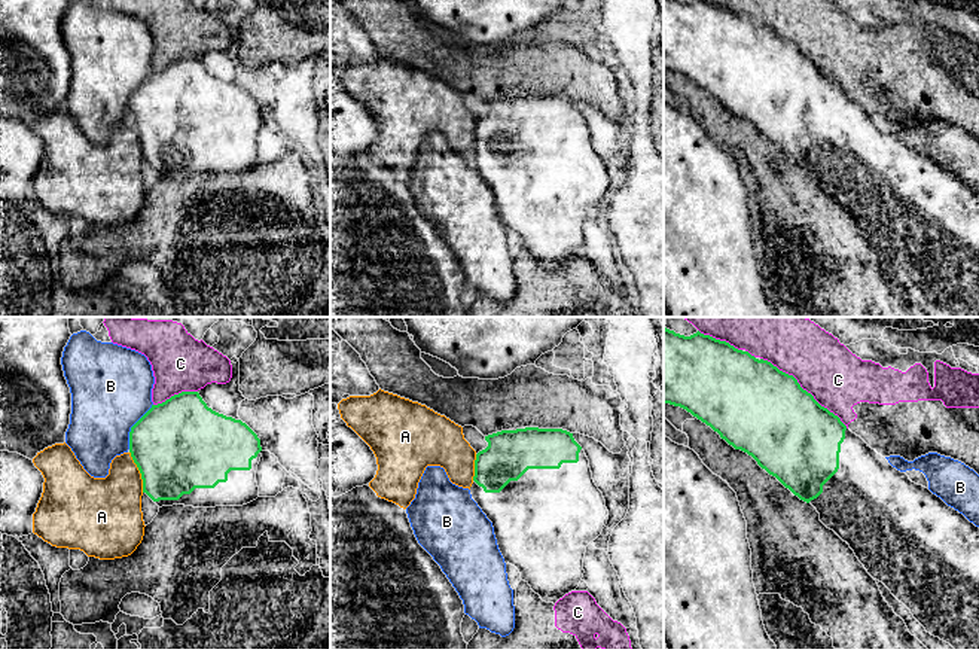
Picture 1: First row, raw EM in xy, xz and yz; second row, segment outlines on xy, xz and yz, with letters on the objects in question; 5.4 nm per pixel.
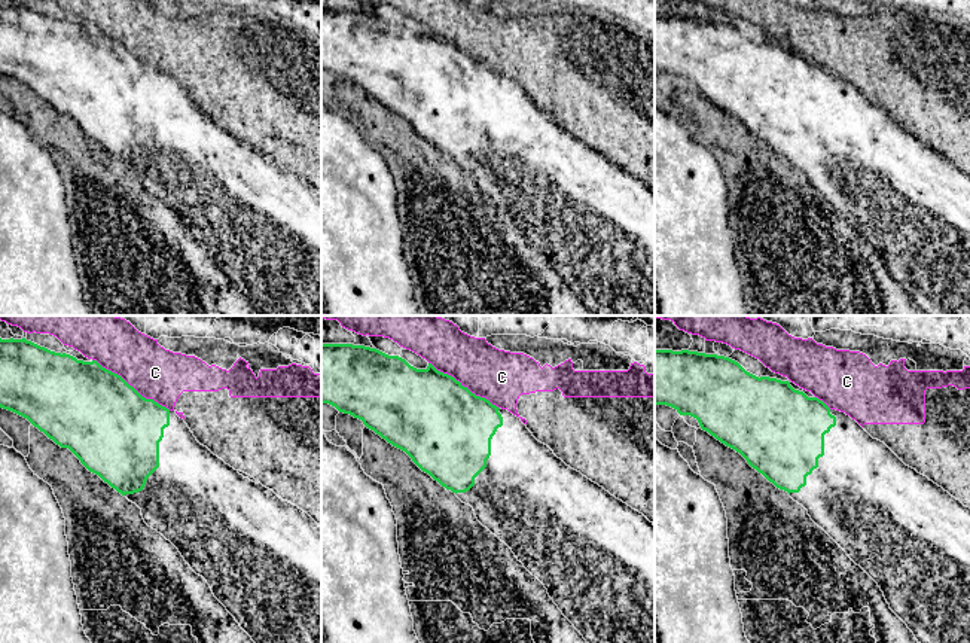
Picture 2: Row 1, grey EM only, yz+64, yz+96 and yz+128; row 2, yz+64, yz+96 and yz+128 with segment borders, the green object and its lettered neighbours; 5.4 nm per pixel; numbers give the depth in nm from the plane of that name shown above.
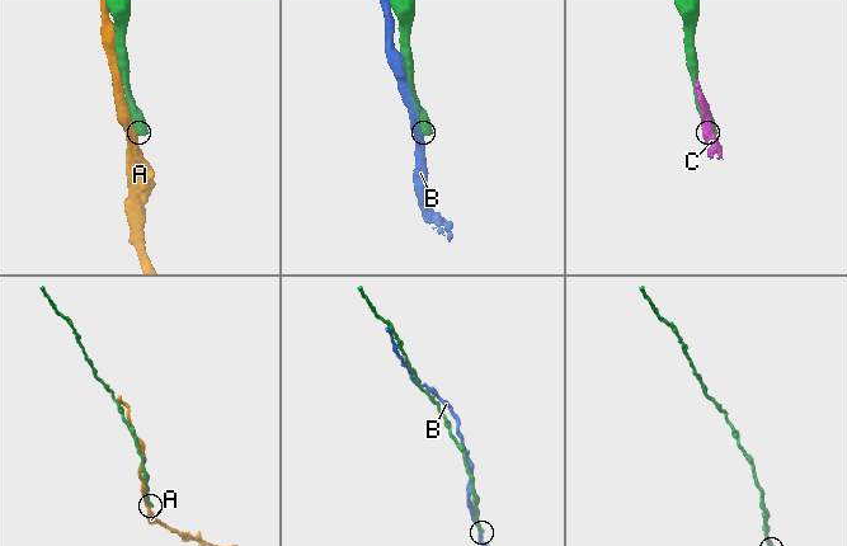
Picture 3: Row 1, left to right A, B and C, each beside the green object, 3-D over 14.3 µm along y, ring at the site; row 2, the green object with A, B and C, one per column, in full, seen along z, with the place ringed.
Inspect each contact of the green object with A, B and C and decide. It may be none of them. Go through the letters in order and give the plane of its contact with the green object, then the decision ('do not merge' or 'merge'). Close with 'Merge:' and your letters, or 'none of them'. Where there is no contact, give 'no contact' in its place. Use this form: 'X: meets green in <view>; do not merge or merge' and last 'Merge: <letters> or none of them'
A: meets green in xy; do not merge
B: meets green in xy; do not merge
C: meets green in yz; do not merge
Merge: none of them

